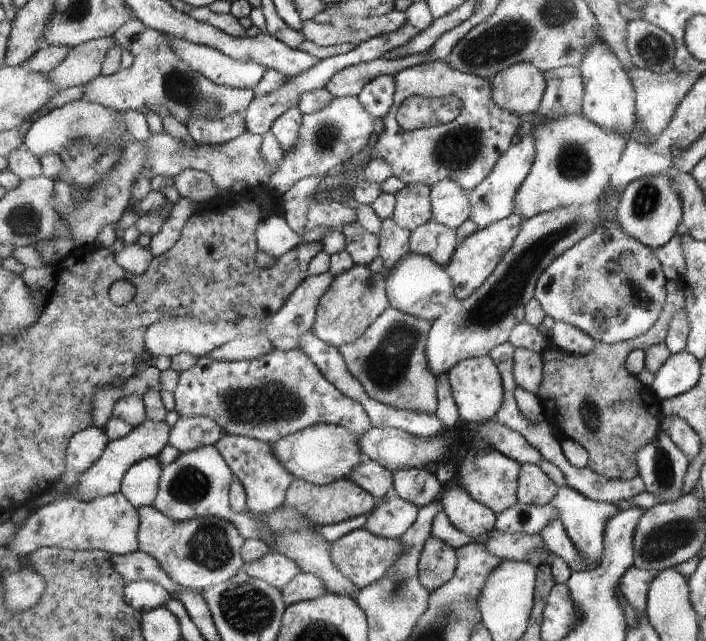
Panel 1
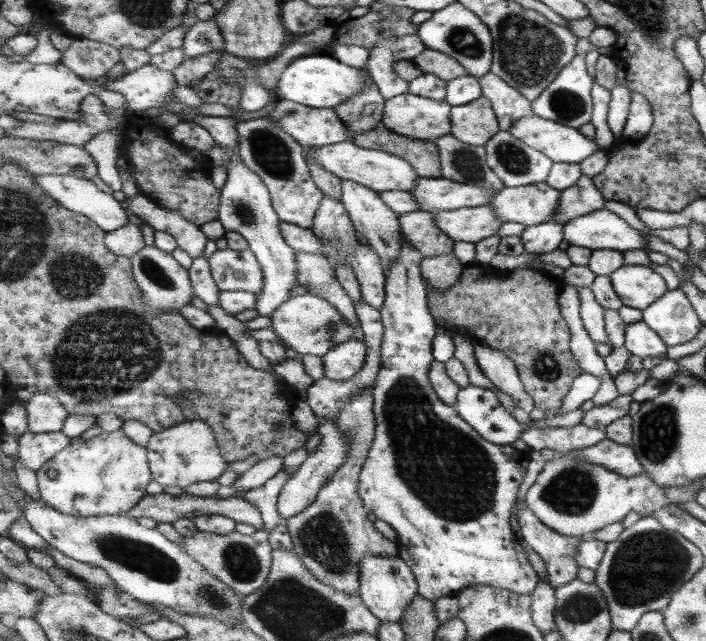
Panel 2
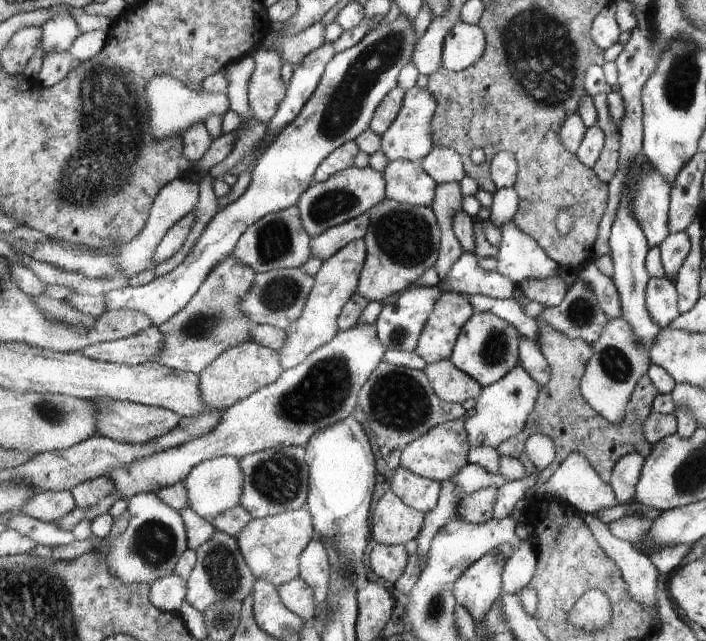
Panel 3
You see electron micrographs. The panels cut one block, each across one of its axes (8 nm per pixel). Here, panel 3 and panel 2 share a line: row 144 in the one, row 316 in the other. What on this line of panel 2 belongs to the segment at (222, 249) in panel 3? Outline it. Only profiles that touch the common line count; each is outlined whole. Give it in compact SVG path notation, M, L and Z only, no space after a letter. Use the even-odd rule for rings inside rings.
M307 292L303 296L290 298L290 301L279 306L271 318L275 335L285 342L287 348L296 351L299 358L309 354L323 357L337 346L353 340L357 332L329 301Z

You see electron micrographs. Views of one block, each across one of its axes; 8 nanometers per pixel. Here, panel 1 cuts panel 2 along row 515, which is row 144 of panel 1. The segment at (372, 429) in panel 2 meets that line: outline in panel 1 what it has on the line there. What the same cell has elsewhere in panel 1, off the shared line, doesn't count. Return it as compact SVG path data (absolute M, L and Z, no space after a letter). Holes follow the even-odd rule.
M359 96L335 98L333 102L327 104L327 108L317 110L313 114L305 114L299 142L285 153L282 163L276 168L275 176L268 186L268 190L275 197L281 198L283 194L293 188L294 184L305 178L329 176L343 162L351 160L355 154L367 149L369 138L375 130L373 119L374 117L361 104Z

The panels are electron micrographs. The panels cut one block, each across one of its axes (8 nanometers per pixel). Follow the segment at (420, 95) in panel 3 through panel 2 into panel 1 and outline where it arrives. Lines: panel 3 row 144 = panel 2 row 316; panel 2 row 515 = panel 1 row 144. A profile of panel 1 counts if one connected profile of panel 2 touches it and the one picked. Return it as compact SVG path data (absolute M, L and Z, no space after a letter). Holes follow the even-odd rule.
M446 60L419 63L395 75L396 95L389 114L383 118L383 131L378 135L369 159L383 158L391 164L393 175L406 184L426 184L433 187L443 180L455 179L467 192L475 190L494 172L498 160L513 146L513 138L521 126L521 116L501 110L486 78L455 70ZM417 88L449 88L451 96L463 102L461 114L449 124L407 131L398 122L401 104L415 96Z

